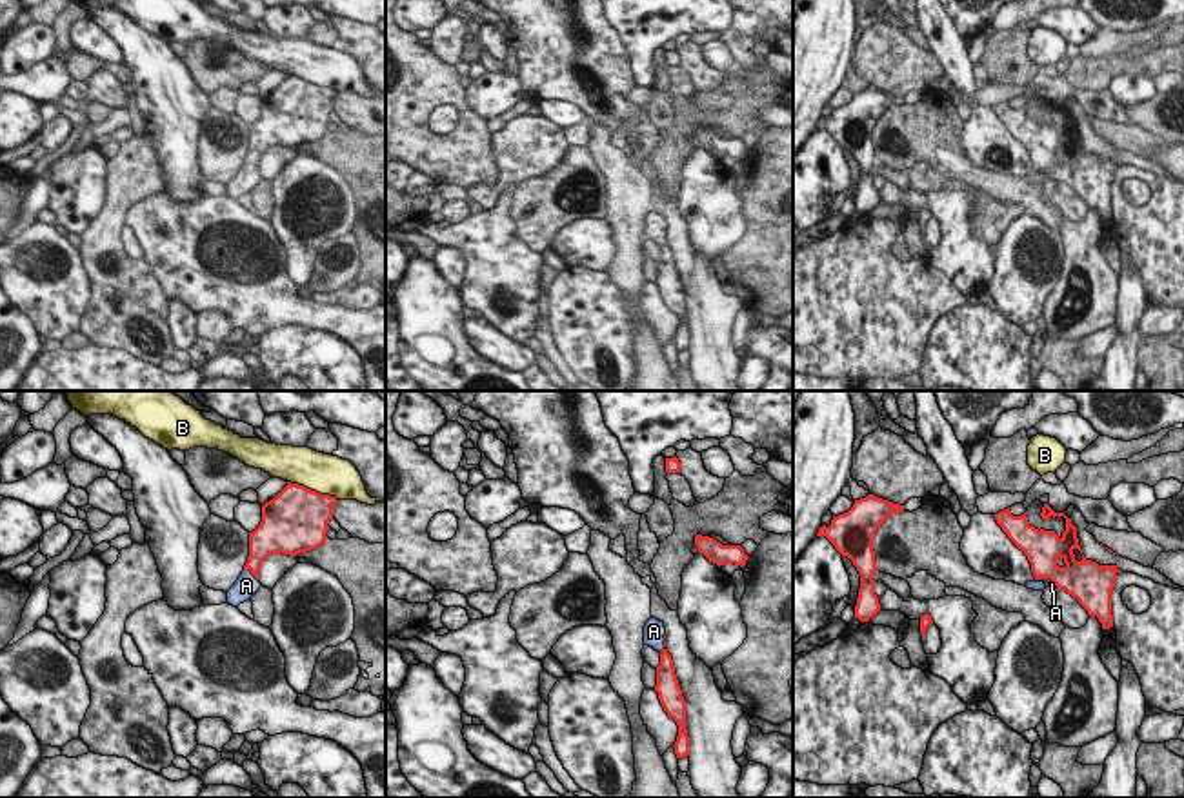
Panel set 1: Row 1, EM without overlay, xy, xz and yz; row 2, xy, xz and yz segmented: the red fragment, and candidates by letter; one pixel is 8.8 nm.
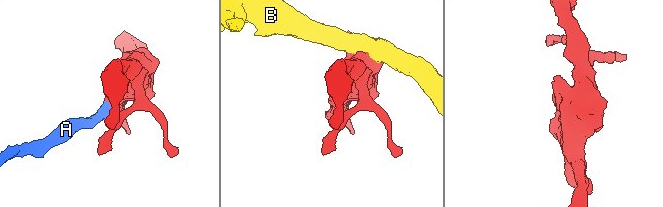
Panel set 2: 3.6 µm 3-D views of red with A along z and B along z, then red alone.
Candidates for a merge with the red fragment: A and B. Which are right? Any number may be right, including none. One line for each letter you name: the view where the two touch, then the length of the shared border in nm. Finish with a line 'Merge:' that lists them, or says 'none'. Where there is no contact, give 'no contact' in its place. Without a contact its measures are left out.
A: meets red in xy; contact 170 nm long
Merge: A

